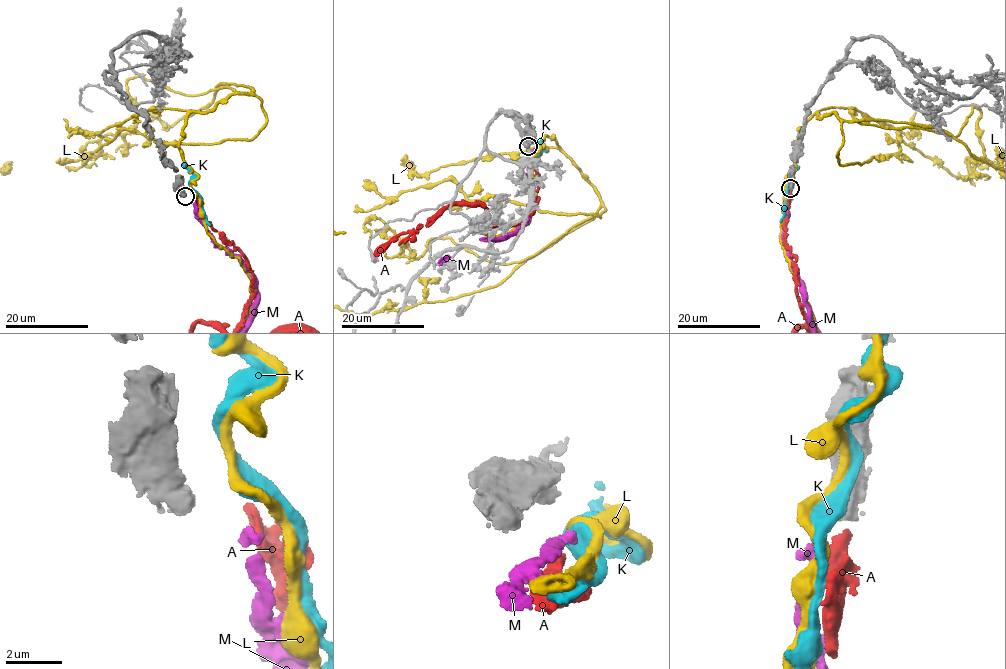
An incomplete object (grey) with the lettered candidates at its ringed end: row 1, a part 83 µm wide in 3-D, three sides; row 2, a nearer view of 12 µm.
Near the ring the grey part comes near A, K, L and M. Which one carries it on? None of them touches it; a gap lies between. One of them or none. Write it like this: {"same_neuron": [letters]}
{"same_neuron": ["M"]}

